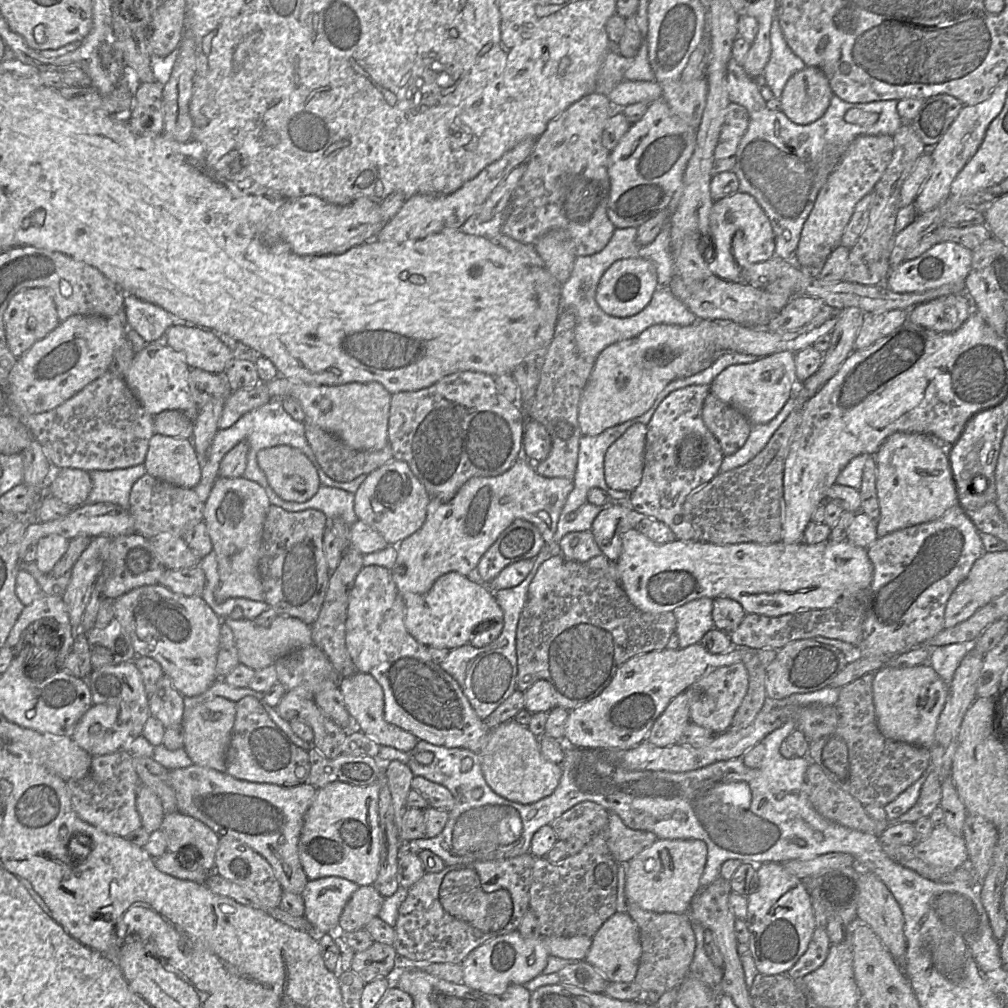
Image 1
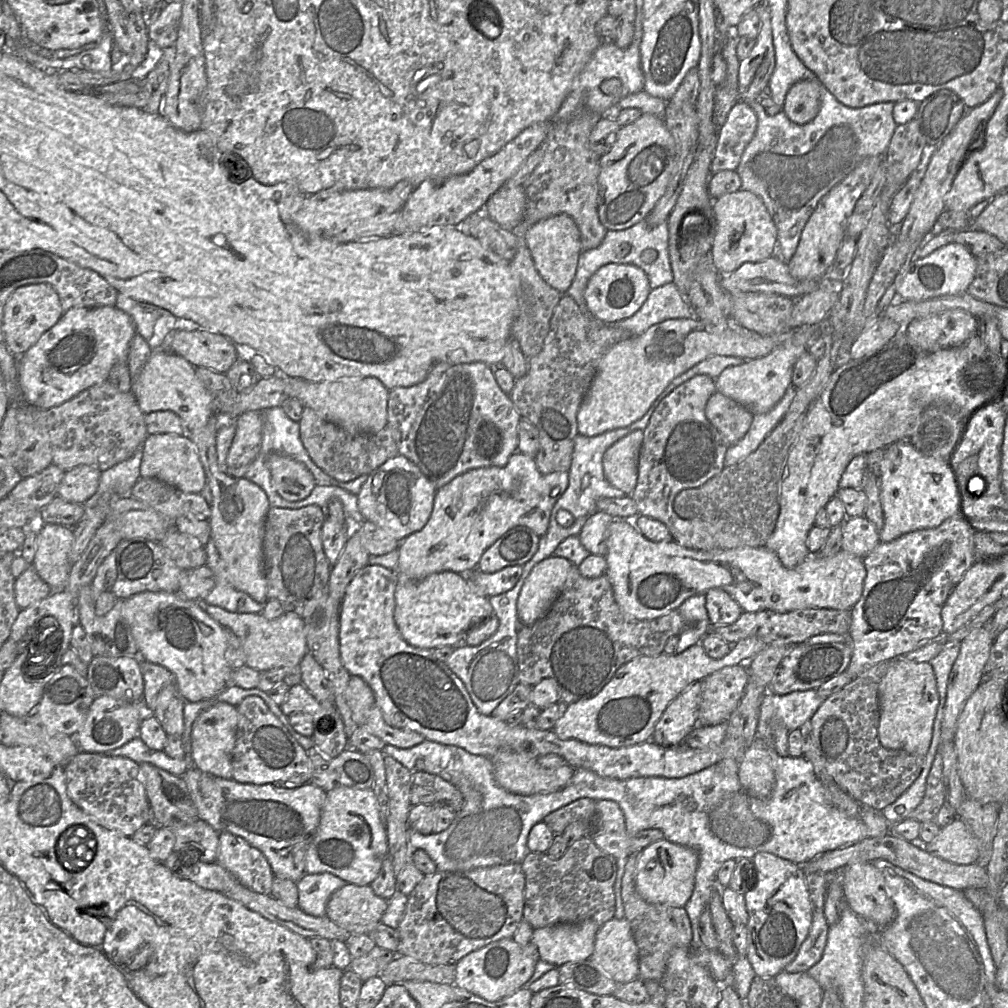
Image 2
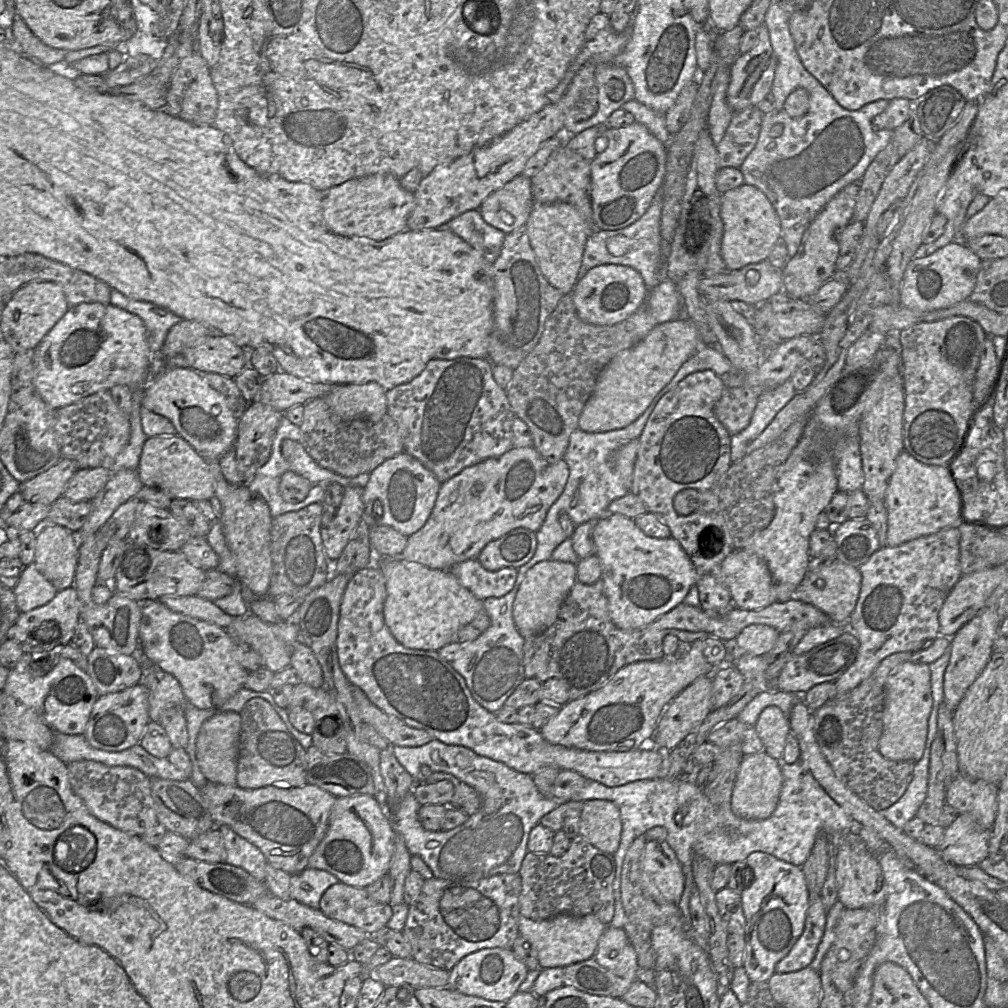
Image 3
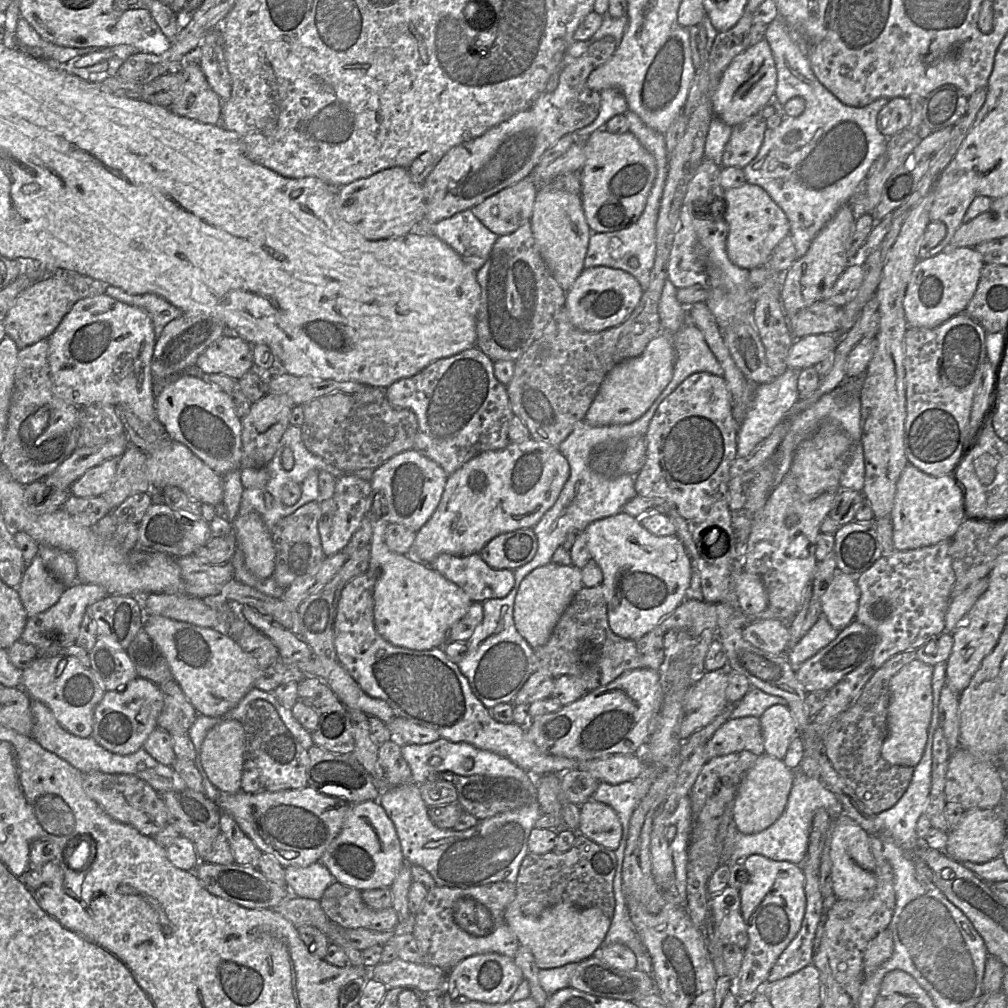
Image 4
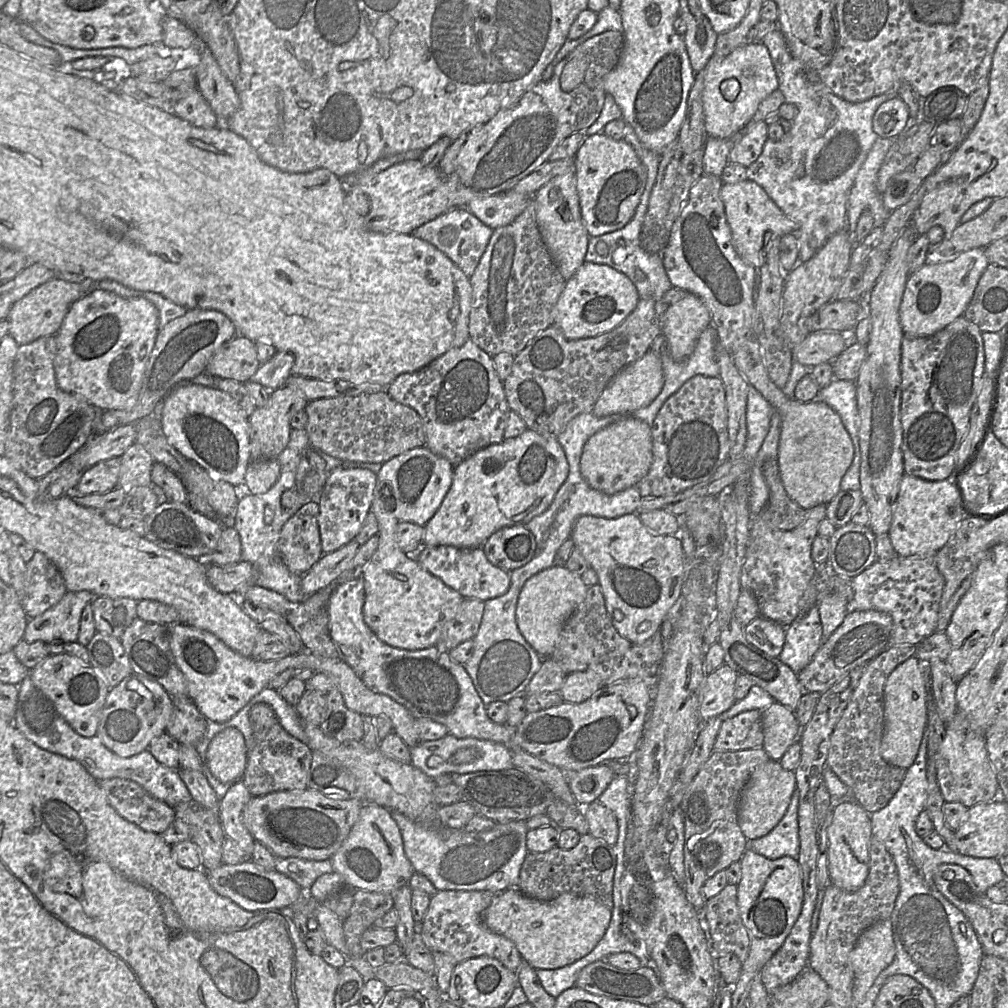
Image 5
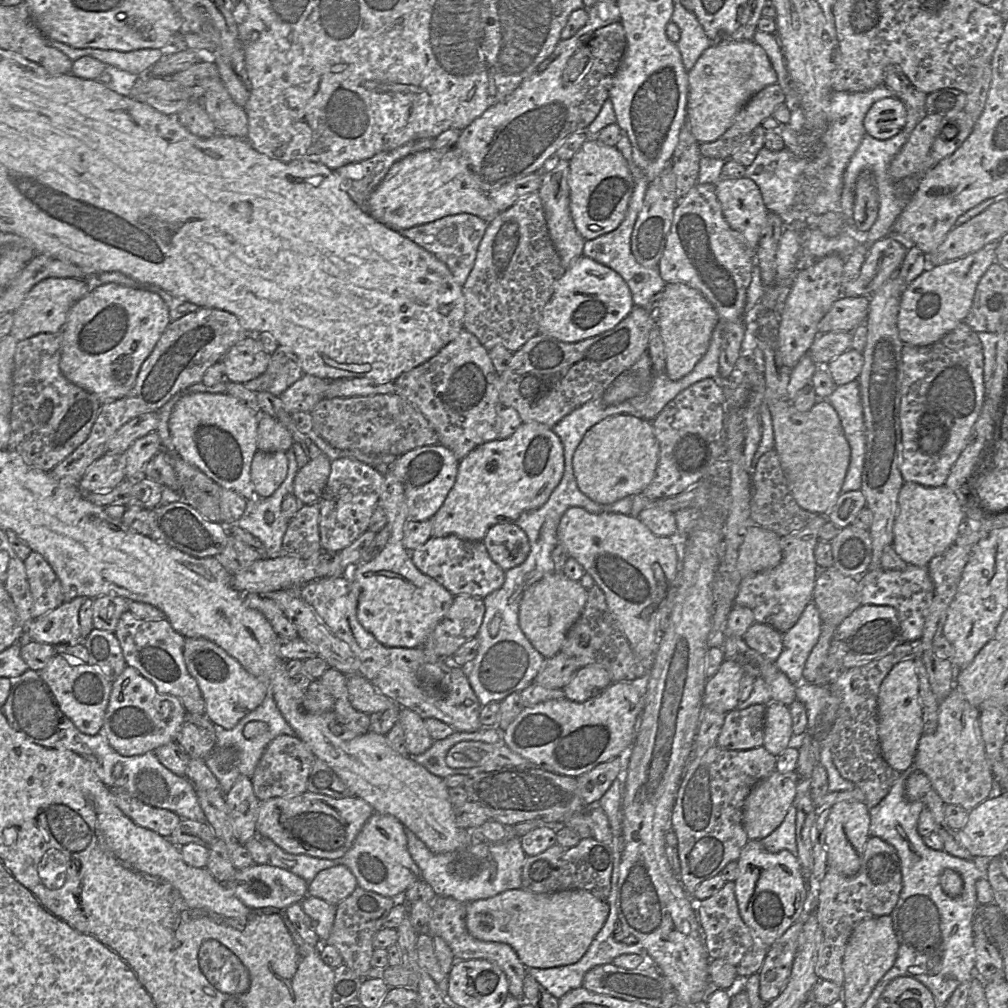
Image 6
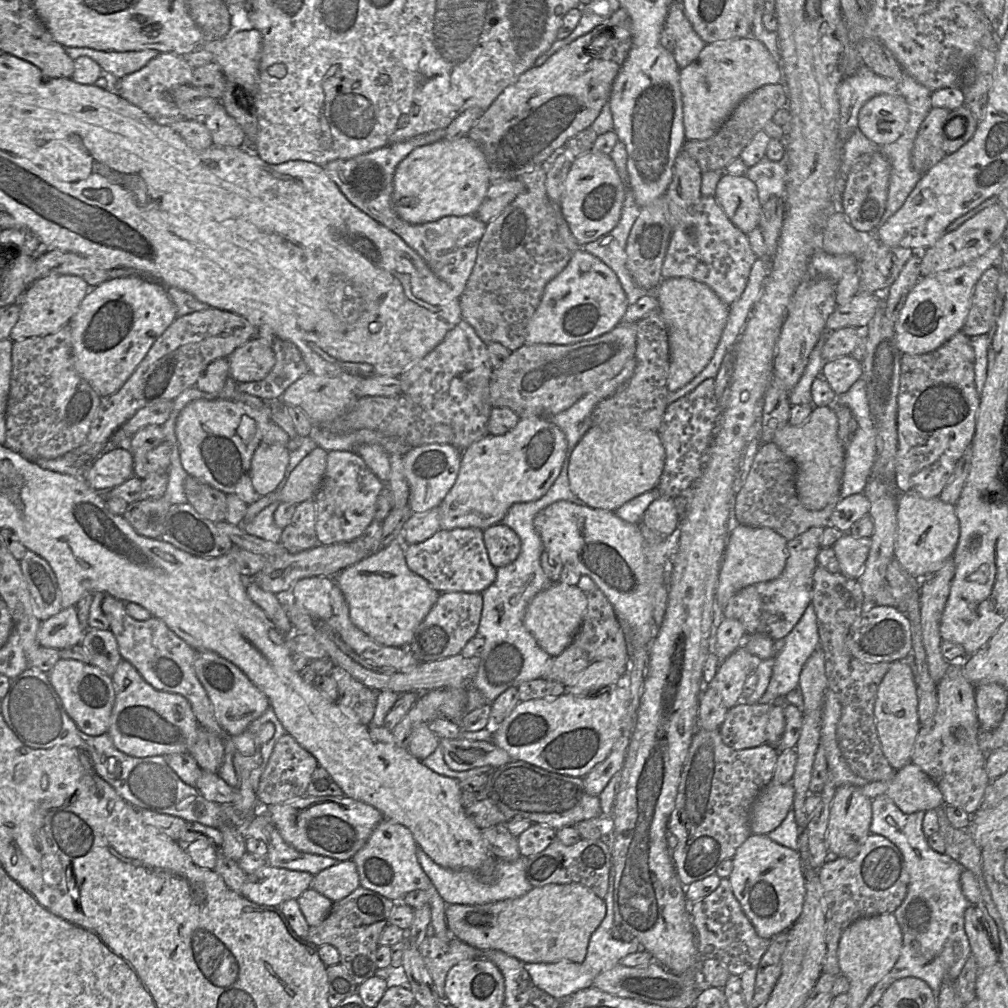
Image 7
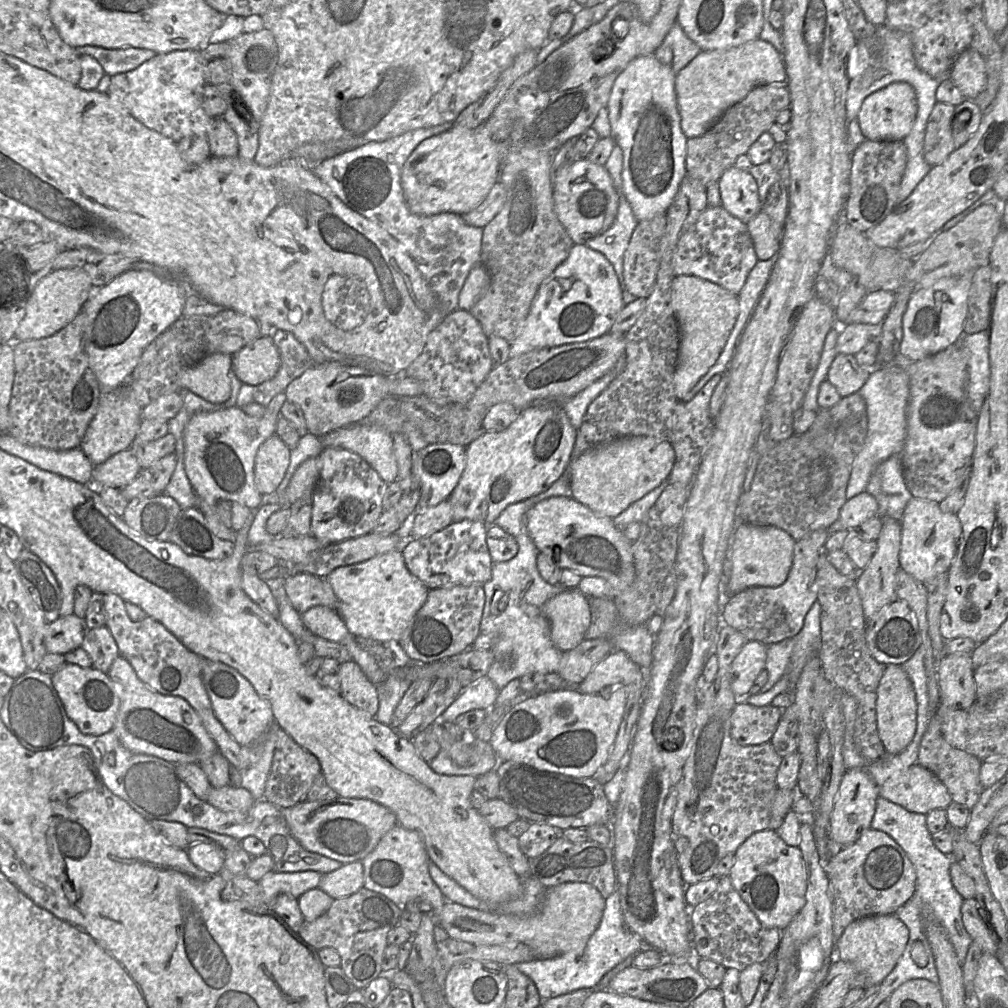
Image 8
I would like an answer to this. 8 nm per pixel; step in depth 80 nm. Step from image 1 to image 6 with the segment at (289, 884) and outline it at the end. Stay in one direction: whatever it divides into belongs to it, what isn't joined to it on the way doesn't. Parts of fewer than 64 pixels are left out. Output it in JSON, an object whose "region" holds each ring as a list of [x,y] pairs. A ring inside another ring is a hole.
{"region":[[[306,791],[295,796],[274,797],[260,802],[257,836],[271,839],[290,854],[340,860],[373,813],[373,807],[356,796],[341,799]]]}

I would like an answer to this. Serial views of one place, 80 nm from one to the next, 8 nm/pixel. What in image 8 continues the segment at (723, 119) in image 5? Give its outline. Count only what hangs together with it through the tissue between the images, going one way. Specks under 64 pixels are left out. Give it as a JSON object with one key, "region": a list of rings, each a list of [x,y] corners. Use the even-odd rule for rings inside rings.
{"region":[[[758,38],[735,47],[701,51],[676,74],[675,89],[683,133],[687,138],[702,136],[753,88],[767,84],[787,84],[782,54],[770,42]]]}

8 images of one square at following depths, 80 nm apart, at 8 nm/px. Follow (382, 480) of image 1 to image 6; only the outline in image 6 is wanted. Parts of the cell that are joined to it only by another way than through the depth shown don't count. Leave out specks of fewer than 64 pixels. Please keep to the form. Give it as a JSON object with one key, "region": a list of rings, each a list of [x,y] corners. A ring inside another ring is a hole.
{"region":[[[437,443],[415,448],[389,465],[388,473],[393,475],[403,488],[408,520],[425,521],[436,514],[455,483],[458,463],[459,460],[449,449]]]}

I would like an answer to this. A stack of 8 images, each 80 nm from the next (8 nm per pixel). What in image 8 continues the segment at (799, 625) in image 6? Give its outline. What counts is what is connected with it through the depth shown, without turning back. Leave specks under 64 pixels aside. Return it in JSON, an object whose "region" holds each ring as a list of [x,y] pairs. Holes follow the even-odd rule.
{"region":[[[816,600],[806,614],[801,630],[793,637],[793,650],[783,677],[767,692],[738,696],[736,703],[745,701],[757,707],[766,706],[771,704],[775,696],[794,690],[805,664],[817,654],[820,647],[821,612],[821,606]]]}

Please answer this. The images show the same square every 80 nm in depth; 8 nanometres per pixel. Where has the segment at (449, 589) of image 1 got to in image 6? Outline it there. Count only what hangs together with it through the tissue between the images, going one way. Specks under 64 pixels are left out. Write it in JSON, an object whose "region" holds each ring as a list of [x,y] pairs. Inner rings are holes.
{"region":[[[388,472],[384,476],[382,493],[377,505],[385,511],[386,525],[389,526],[391,535],[379,554],[368,562],[358,563],[350,570],[349,576],[358,589],[357,619],[366,631],[386,647],[421,647],[428,635],[448,612],[454,596],[435,579],[423,574],[412,562],[410,551],[403,544],[403,528],[408,520],[403,488],[399,481]]]}

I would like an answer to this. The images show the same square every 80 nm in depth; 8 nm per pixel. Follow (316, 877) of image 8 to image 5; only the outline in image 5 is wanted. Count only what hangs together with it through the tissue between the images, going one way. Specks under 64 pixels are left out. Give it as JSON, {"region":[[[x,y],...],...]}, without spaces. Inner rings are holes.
{"region":[[[251,860],[237,865],[221,864],[207,873],[212,889],[248,911],[288,910],[303,896],[304,890],[290,877],[259,867]]]}

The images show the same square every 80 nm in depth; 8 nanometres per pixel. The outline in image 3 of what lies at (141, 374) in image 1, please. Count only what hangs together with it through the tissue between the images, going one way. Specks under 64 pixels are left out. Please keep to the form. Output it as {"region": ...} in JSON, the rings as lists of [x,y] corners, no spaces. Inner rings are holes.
{"region":[[[191,368],[168,369],[150,381],[143,390],[141,404],[143,408],[169,419],[177,435],[186,440],[207,461],[219,461],[225,453],[234,449],[239,418],[228,407],[225,398],[208,384],[203,374]]]}

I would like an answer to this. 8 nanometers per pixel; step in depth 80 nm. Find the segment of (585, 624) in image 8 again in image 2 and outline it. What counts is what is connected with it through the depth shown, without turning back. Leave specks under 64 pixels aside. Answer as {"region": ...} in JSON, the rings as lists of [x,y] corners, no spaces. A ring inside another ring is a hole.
{"region":[[[551,555],[533,567],[517,600],[519,628],[546,616],[560,595],[572,566],[566,558]]]}

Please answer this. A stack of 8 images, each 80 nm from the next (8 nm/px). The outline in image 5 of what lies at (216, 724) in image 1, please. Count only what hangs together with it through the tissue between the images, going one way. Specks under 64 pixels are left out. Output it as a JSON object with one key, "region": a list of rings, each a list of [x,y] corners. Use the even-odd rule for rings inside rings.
{"region":[[[229,727],[216,734],[207,748],[207,766],[211,774],[224,784],[234,784],[243,778],[248,749],[243,734]]]}

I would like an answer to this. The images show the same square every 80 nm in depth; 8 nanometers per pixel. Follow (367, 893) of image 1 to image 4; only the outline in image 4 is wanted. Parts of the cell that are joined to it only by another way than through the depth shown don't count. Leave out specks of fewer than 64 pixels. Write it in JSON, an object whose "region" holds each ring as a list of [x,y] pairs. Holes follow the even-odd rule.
{"region":[[[340,882],[331,884],[319,901],[327,917],[343,928],[392,931],[398,924],[392,907],[373,910],[363,901],[360,890]]]}

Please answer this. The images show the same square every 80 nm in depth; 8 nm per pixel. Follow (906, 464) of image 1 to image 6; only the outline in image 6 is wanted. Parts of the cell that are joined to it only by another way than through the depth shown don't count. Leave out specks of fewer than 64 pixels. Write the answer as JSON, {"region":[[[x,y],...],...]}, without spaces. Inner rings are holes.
{"region":[[[904,482],[898,497],[892,546],[908,565],[927,567],[935,556],[955,541],[964,520],[964,505],[959,492],[954,492],[945,485],[926,487],[914,482]]]}

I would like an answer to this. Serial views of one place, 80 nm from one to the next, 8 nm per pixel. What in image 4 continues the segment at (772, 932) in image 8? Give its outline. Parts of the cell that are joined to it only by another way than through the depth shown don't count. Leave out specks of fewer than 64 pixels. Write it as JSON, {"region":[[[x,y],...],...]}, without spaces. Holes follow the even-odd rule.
{"region":[[[726,886],[710,897],[710,910],[724,945],[734,944],[745,950],[748,932],[741,913],[739,889]]]}

